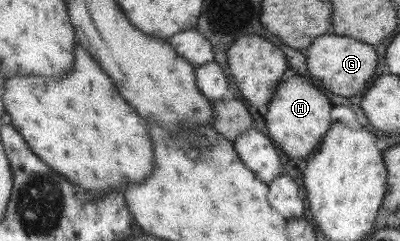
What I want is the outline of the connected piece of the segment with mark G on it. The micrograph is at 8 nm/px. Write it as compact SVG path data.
M323 34L313 40L313 44L307 50L307 70L313 78L317 78L329 92L337 96L353 96L365 88L365 82L373 76L377 64L377 54L371 46L361 44L357 40L351 40L347 36L333 36Z

